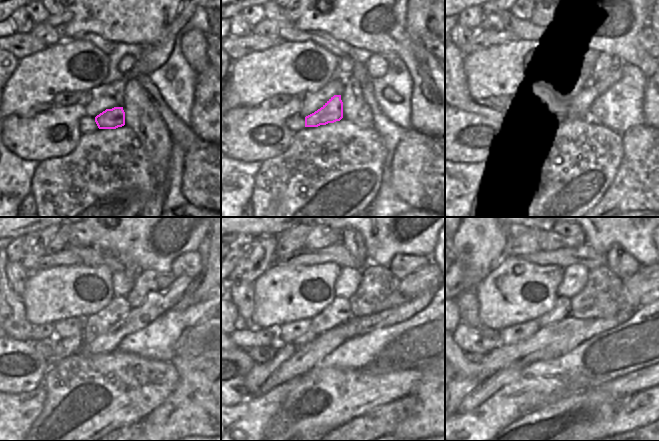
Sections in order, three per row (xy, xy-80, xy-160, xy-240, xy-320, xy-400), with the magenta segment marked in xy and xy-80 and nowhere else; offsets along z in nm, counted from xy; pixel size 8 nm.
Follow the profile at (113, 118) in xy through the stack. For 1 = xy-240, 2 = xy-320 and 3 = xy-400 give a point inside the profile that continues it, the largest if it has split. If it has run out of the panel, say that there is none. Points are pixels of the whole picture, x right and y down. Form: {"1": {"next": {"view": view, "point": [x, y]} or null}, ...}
{"1": {"next": {"view": "xy-240", "point": [118, 307]}}, "2": {"next": {"view": "xy-320", "point": [339, 311]}}, "3": {"next": {"view": "xy-400", "point": [562, 306]}}}

